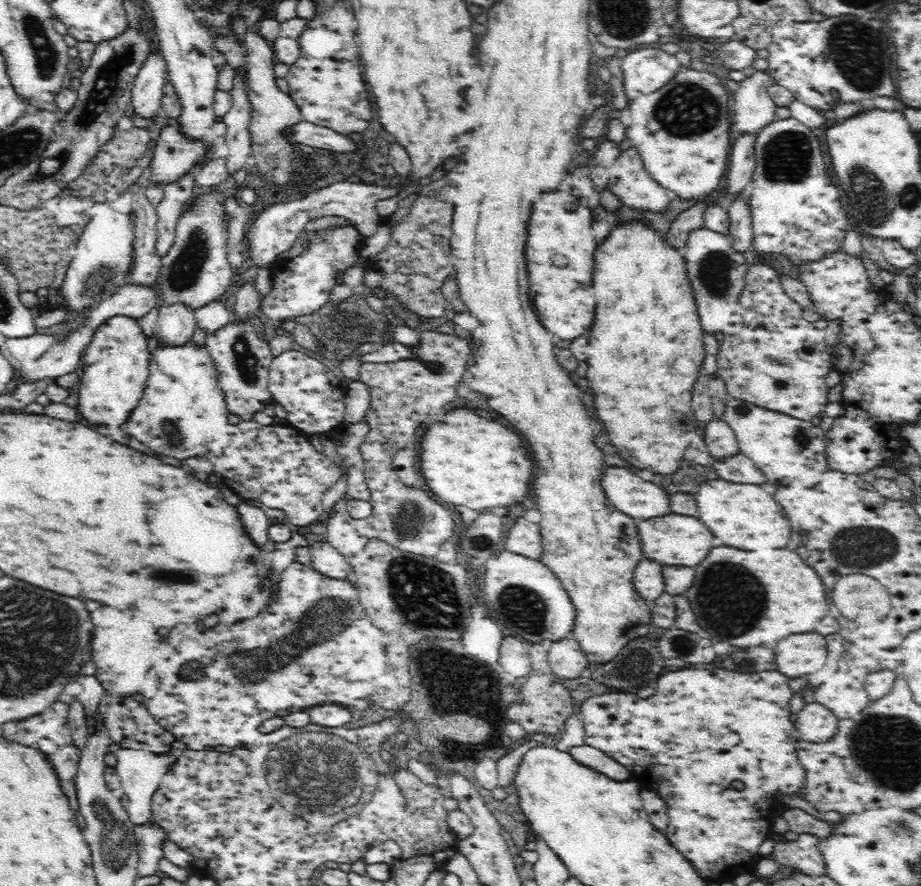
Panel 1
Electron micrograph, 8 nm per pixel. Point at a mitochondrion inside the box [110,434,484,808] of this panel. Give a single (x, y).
(425, 596)

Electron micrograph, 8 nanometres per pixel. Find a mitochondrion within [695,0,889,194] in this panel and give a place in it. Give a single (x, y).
(845, 44)

